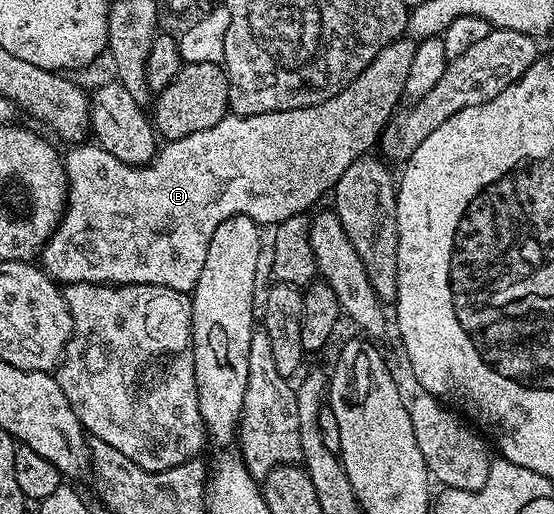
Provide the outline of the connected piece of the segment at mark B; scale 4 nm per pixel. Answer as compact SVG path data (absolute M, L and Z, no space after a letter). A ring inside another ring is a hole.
M401 37L395 39L393 43L388 43L366 65L366 69L360 74L354 82L347 84L335 93L328 96L327 99L321 99L320 102L312 107L290 107L287 109L269 109L260 111L257 115L237 115L229 113L225 115L218 125L210 125L210 129L202 129L198 133L190 133L181 139L173 139L165 142L163 146L156 151L151 162L145 162L143 165L136 163L123 163L118 161L106 149L99 145L72 145L67 148L68 156L63 156L62 162L64 172L68 178L68 202L64 209L64 214L60 217L60 222L56 225L56 230L44 244L38 259L42 264L43 270L48 272L51 279L56 280L57 284L67 285L69 283L107 283L109 285L119 285L121 283L149 283L159 287L169 287L175 291L191 292L196 286L196 274L202 269L206 261L206 249L214 229L226 217L235 215L245 215L253 219L257 225L272 223L279 225L295 215L304 215L307 207L312 207L324 194L331 192L336 186L336 182L350 169L350 165L355 163L365 153L377 146L378 138L386 124L393 118L392 110L399 105L400 99L404 95L404 86L406 85L406 73L410 69L410 61L414 61L417 40L412 37Z

